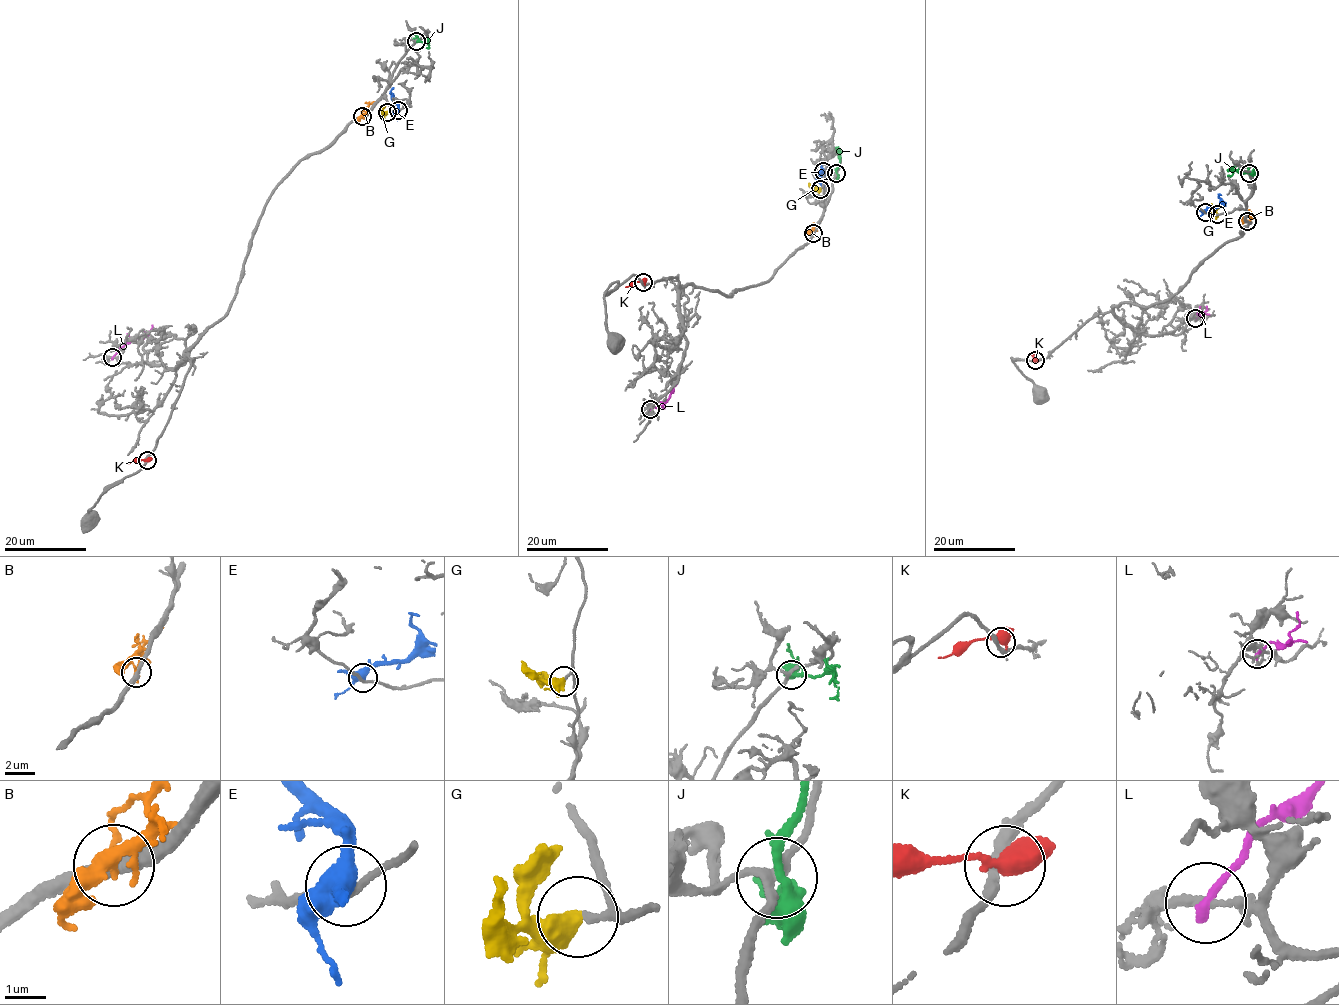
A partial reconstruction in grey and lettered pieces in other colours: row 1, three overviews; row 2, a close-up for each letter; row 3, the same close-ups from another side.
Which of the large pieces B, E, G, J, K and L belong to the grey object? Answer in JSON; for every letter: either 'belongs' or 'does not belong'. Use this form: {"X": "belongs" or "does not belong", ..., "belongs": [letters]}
{"B": "does not belong", "E": "does not belong", "G": "belongs", "J": "does not belong", "K": "does not belong", "L": "does not belong", "belongs": ["G"]}

